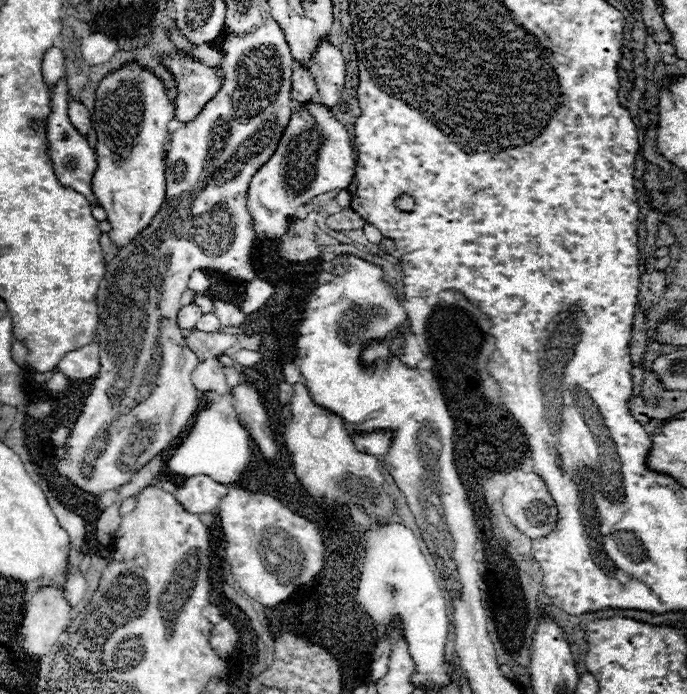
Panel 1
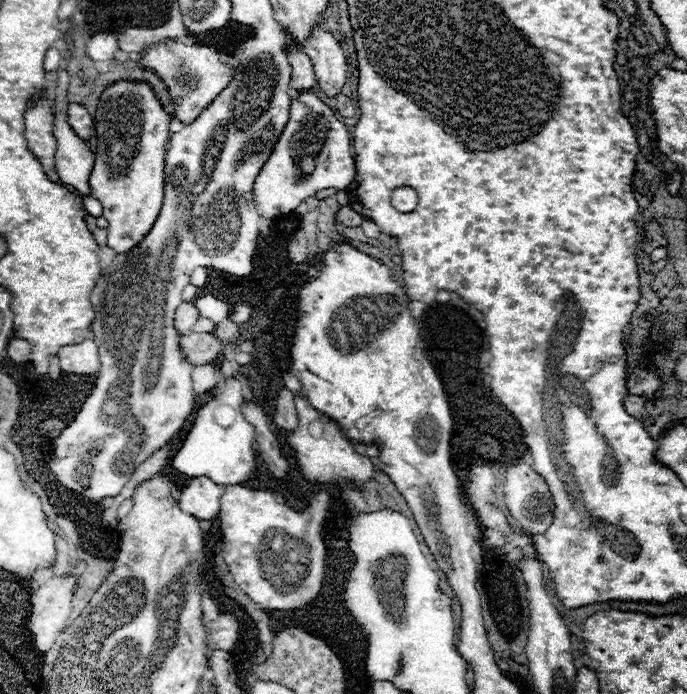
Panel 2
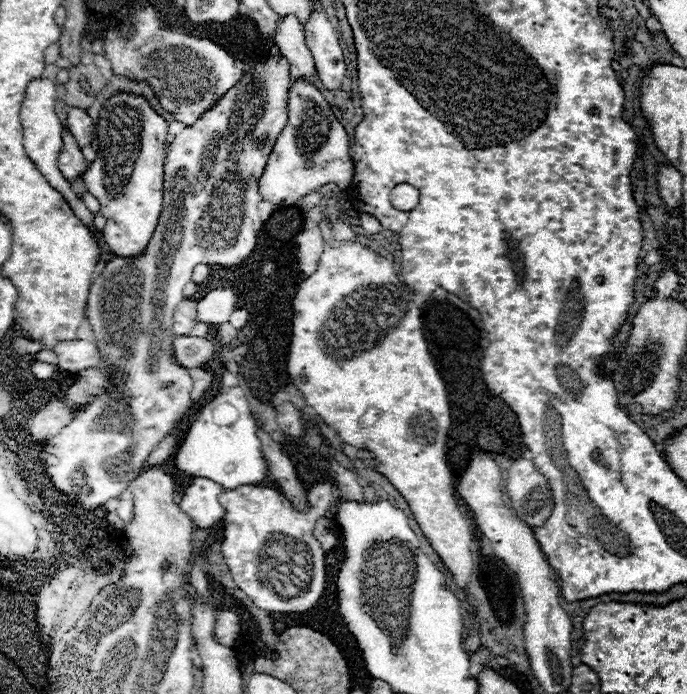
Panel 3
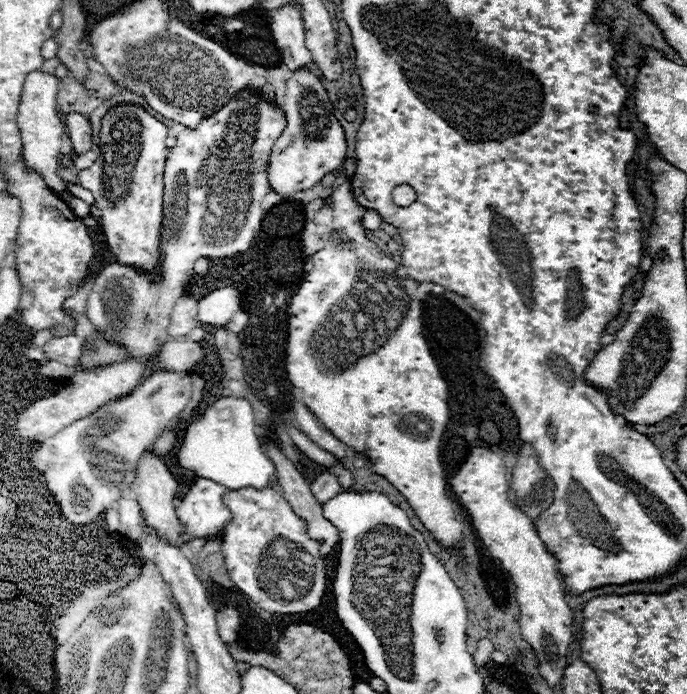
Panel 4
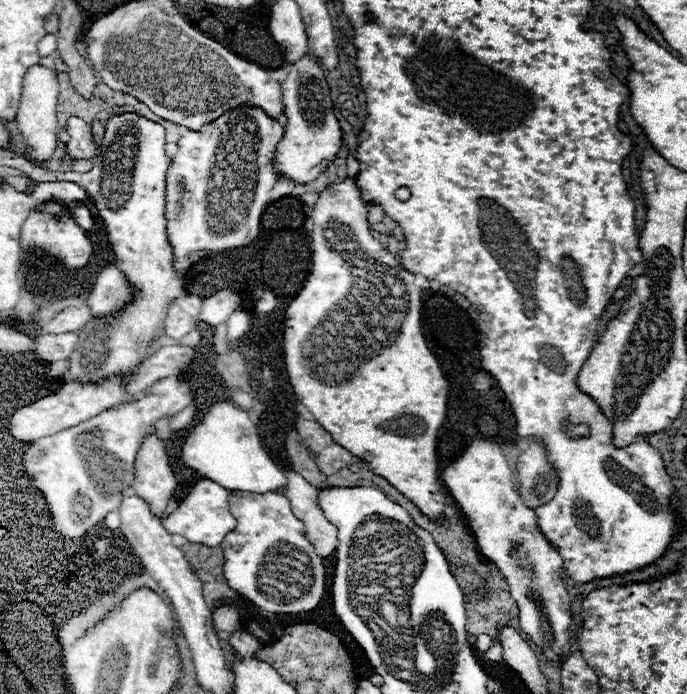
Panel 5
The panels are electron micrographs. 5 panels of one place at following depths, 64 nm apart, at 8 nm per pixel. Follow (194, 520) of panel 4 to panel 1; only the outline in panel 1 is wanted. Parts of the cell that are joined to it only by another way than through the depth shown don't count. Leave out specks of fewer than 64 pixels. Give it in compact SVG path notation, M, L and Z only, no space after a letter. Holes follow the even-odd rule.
M209 476L186 478L174 492L176 500L192 514L216 512L222 497L228 493L228 485L218 483Z

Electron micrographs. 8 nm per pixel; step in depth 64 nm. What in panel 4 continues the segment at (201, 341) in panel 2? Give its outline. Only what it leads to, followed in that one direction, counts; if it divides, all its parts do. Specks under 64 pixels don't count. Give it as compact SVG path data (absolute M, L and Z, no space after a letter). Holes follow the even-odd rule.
M172 340L162 346L158 360L154 366L162 366L164 370L188 372L194 364L198 364L204 356L204 348L200 342L190 340Z

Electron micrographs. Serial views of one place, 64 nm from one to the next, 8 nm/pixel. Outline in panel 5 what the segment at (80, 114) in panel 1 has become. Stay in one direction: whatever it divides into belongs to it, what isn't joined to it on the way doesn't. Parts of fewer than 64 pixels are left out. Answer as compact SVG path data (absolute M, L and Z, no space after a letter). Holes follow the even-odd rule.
M70 116L68 124L66 124L66 132L70 136L70 140L66 144L68 158L80 160L80 158L92 158L96 154L96 144L92 140L92 130L82 118Z

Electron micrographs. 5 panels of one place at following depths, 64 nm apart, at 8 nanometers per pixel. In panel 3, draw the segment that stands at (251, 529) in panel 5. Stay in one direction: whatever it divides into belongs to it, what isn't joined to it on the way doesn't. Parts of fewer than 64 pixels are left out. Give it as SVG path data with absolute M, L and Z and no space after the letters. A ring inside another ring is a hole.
M332 482L316 484L320 485L314 485L308 491L310 508L306 512L292 510L292 504L284 500L276 490L260 486L238 486L234 490L224 490L220 498L222 508L226 510L222 520L224 562L236 586L266 612L304 612L312 608L324 594L324 550L312 532L316 520L328 514L330 502L338 499L340 493Z

